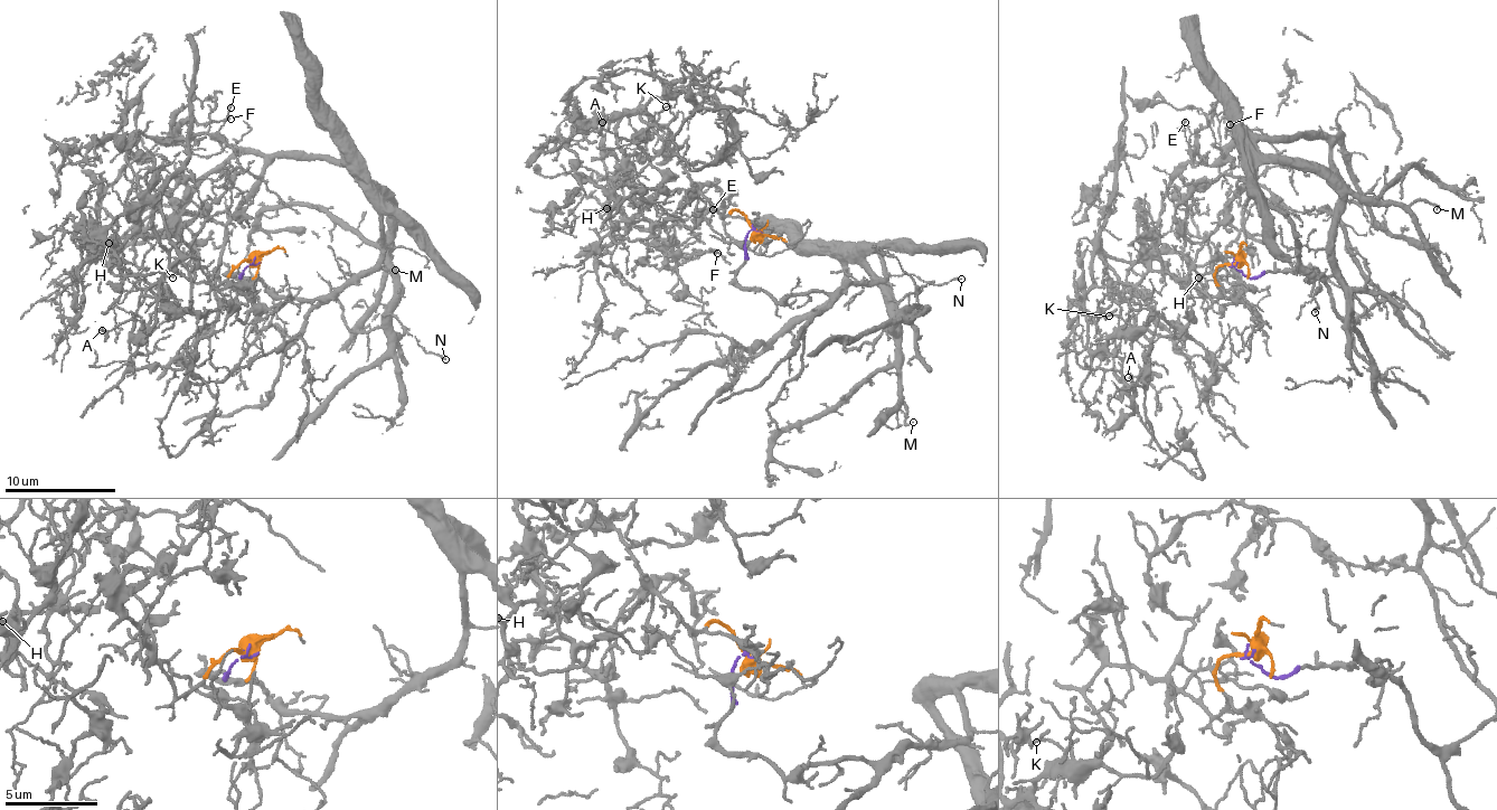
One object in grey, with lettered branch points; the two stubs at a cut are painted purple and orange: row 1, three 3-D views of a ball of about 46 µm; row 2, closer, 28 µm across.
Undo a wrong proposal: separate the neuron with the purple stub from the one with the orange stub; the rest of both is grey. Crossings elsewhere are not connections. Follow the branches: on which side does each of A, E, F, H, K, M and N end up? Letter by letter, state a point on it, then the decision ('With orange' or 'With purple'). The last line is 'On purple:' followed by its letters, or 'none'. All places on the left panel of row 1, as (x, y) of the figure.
A: Place: (102, 330). With orange
E: Place: (231, 107). With orange
F: Place: (231, 119). With orange
H: Place: (109, 243). With orange
K: Place: (172, 278). With orange
M: Place: (395, 270). With purple
N: Place: (445, 359). With purple
On purple: M, N

